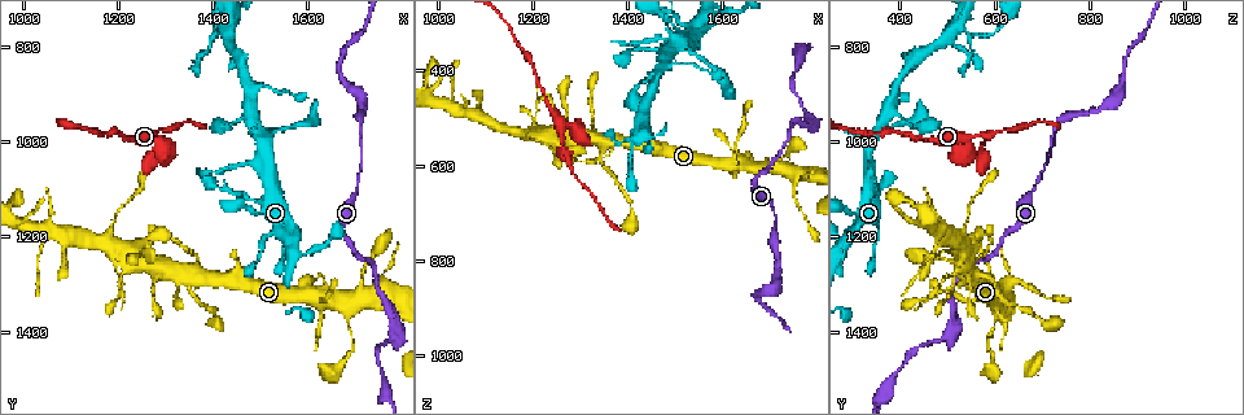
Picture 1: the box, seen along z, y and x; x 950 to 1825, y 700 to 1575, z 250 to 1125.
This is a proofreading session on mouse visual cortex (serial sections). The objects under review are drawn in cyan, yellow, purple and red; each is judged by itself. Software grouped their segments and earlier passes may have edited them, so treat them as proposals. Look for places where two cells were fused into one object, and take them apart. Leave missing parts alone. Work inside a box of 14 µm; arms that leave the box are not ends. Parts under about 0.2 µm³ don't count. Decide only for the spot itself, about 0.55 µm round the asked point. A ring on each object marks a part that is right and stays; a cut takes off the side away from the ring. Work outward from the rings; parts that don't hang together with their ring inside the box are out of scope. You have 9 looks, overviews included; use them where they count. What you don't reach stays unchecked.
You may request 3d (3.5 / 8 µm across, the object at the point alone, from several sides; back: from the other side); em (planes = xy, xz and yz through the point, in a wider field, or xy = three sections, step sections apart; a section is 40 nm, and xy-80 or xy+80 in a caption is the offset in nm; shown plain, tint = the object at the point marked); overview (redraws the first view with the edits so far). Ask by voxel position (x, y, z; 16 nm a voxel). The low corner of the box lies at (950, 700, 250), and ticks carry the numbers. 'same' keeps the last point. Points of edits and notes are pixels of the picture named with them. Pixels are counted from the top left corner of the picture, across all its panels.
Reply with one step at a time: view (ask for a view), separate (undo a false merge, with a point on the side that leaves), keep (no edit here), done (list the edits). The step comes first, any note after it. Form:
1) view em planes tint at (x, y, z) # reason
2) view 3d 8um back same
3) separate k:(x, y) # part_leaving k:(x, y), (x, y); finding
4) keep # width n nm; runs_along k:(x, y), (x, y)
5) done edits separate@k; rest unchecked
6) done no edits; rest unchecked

view 3d 3.5um at (1270, 985, 580) # sharp bend

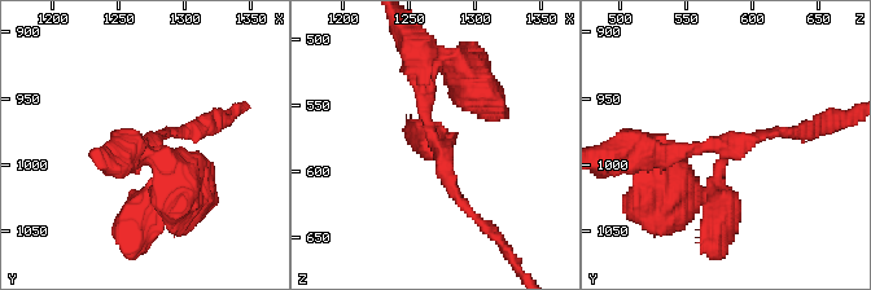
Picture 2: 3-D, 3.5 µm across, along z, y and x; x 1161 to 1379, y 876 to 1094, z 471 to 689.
view em xy step 2 tint at (1270, 988, 580)

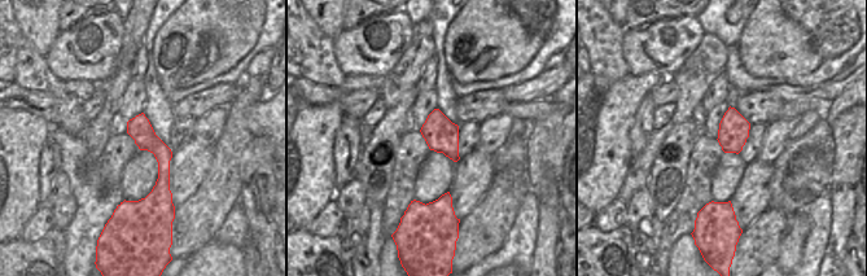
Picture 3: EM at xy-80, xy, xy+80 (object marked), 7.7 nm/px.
keep # runs_along 2:(647, 150), (727, 146), (717, 222); all the same cell

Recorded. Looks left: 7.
view 3d 8um back at (1770, 1420, 475) # a narrow waist

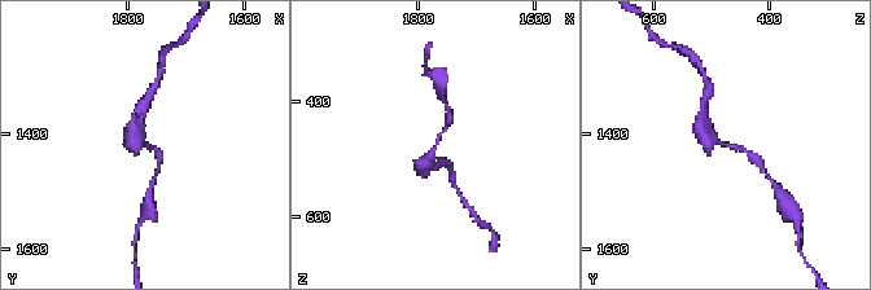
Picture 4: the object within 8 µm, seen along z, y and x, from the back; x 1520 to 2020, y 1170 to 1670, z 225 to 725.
view 3d 3.5um at (1770, 1420, 475)

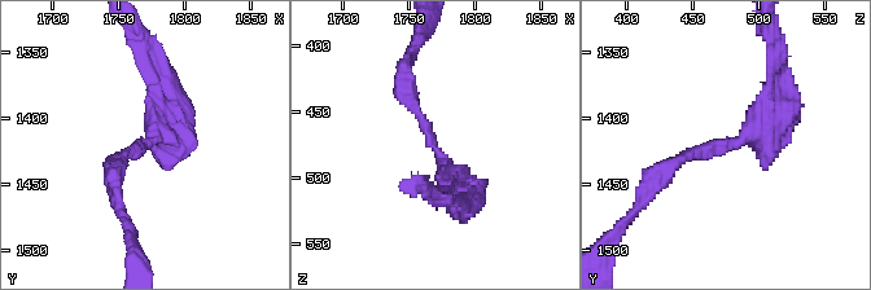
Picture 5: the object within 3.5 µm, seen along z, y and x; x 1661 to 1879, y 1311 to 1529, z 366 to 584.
view em xy step 1 tint at (1768, 1420, 474) # now the EM

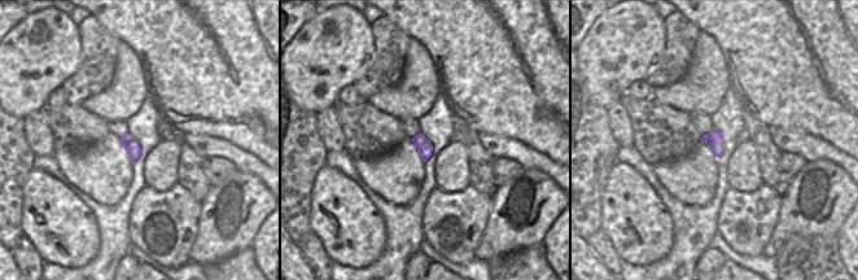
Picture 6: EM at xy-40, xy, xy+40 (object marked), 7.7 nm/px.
keep # one cell here

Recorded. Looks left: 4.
view 3d 3.5um at (1685, 1385, 600) # thick turns thin

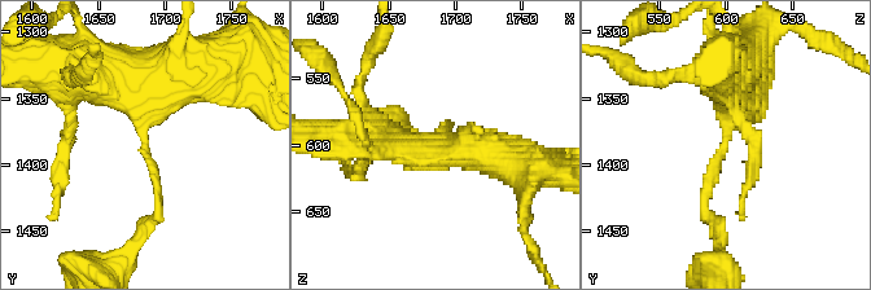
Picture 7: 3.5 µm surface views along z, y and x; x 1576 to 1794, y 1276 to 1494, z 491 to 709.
view em xy step 5 tint at (1682, 1384, 602) # arm_widths 100, 400 nm; shape alone is not enough

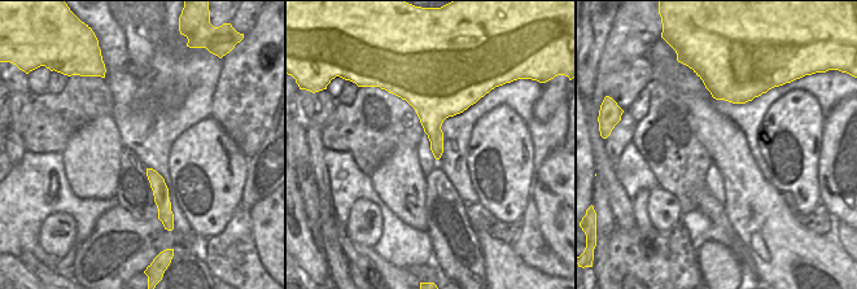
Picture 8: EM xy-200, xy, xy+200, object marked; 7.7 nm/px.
view em planes tint same

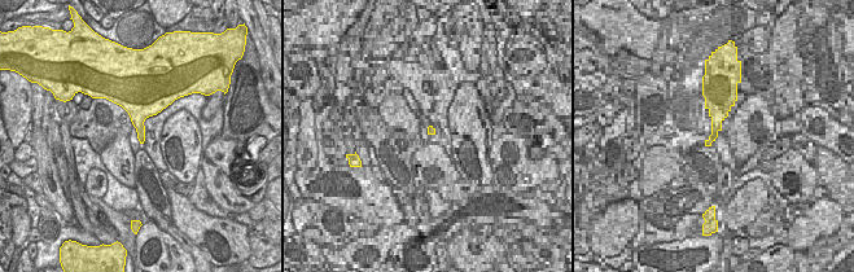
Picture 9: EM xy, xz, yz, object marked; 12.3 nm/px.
keep # runs_along 7:(721, 78), (727, 141), (707, 185), (710, 216); all the same cell

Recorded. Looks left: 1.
done no edits; rest unchecked

